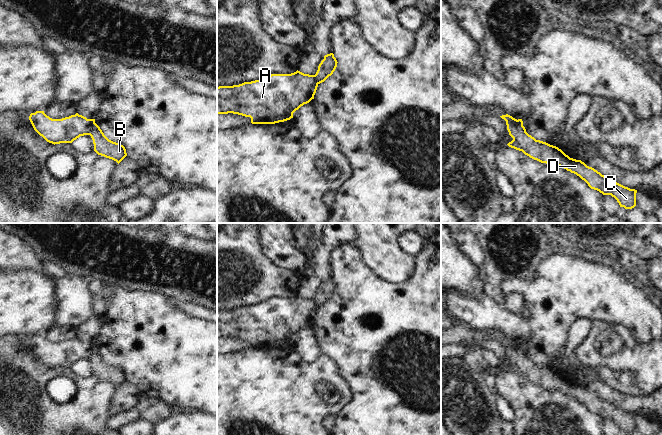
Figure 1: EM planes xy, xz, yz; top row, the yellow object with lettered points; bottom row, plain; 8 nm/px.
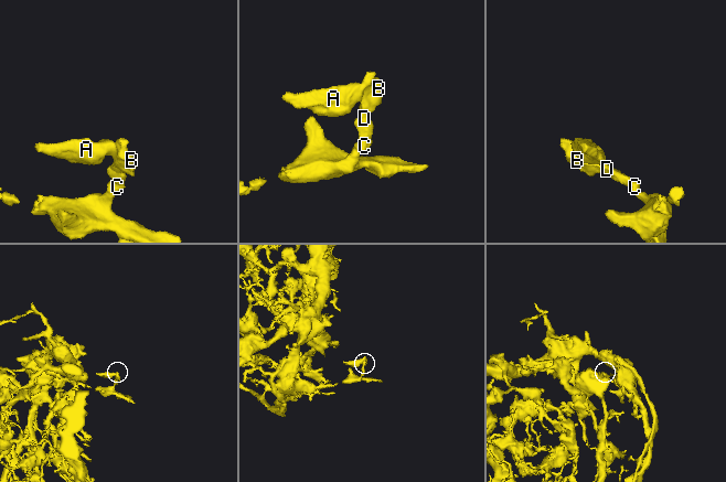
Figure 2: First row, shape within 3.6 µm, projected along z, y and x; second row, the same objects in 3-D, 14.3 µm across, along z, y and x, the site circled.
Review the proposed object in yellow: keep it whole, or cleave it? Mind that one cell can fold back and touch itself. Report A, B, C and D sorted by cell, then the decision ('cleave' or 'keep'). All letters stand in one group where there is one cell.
groups A / B C D; cleave

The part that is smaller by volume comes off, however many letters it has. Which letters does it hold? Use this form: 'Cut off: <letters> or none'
Cut off: A

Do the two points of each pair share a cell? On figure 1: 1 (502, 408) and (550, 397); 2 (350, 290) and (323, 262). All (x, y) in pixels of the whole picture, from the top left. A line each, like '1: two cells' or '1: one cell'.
1: two cells
2: two cells

